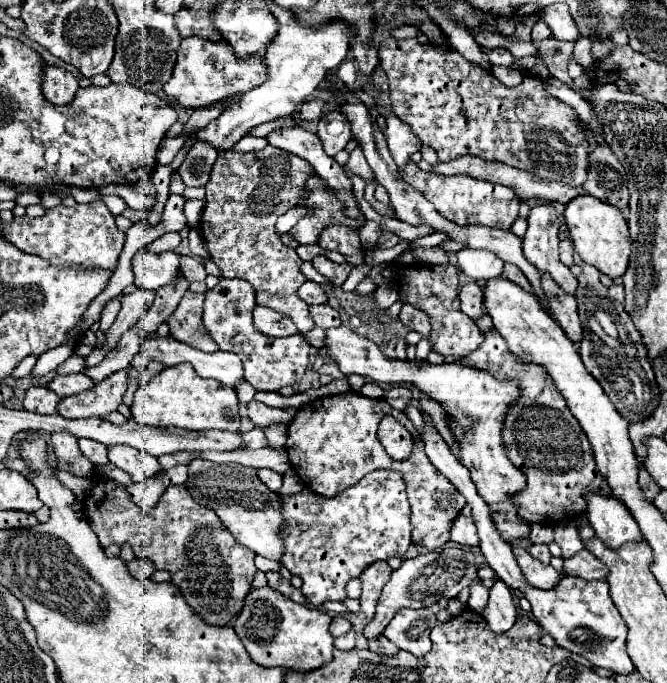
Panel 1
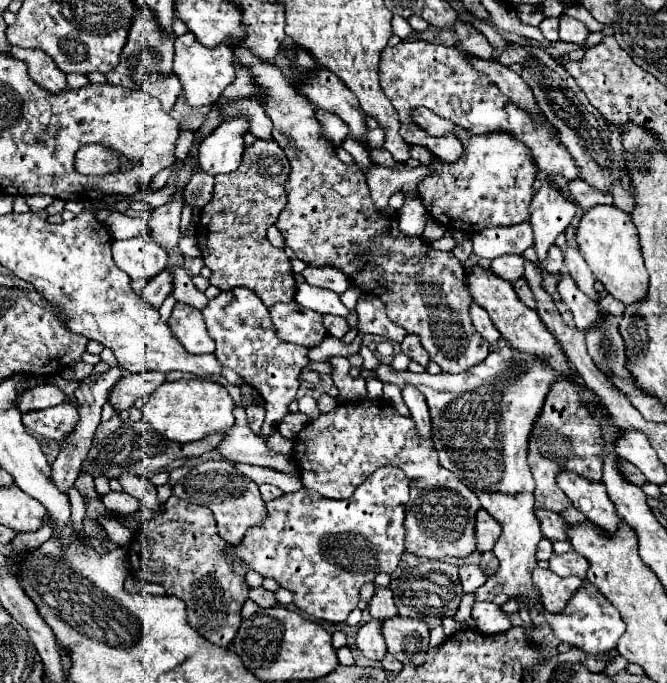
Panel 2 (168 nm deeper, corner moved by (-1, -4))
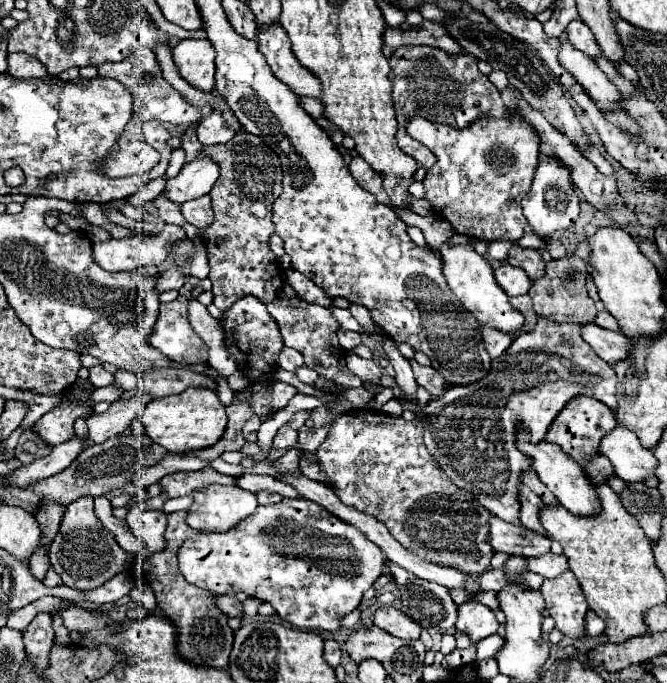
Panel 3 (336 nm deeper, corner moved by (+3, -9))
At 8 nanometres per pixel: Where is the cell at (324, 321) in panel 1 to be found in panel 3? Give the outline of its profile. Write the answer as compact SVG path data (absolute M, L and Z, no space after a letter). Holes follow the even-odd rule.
M339 330L337 332L337 338L339 338L339 344L345 350L353 350L353 348L357 348L361 344L361 334L351 332L351 330Z

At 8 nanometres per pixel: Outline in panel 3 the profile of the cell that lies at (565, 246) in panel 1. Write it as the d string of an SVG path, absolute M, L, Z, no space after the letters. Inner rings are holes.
M513 246L509 250L509 256L507 256L505 262L511 264L511 266L523 268L531 280L537 280L537 278L541 278L545 274L545 262L543 262L539 250L529 250L529 248Z

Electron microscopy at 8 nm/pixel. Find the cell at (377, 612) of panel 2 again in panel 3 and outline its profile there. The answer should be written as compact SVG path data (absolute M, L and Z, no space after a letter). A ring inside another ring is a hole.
M381 606L375 612L375 626L403 640L419 640L419 634L421 634L421 626L415 620L411 620L405 612L393 606Z

